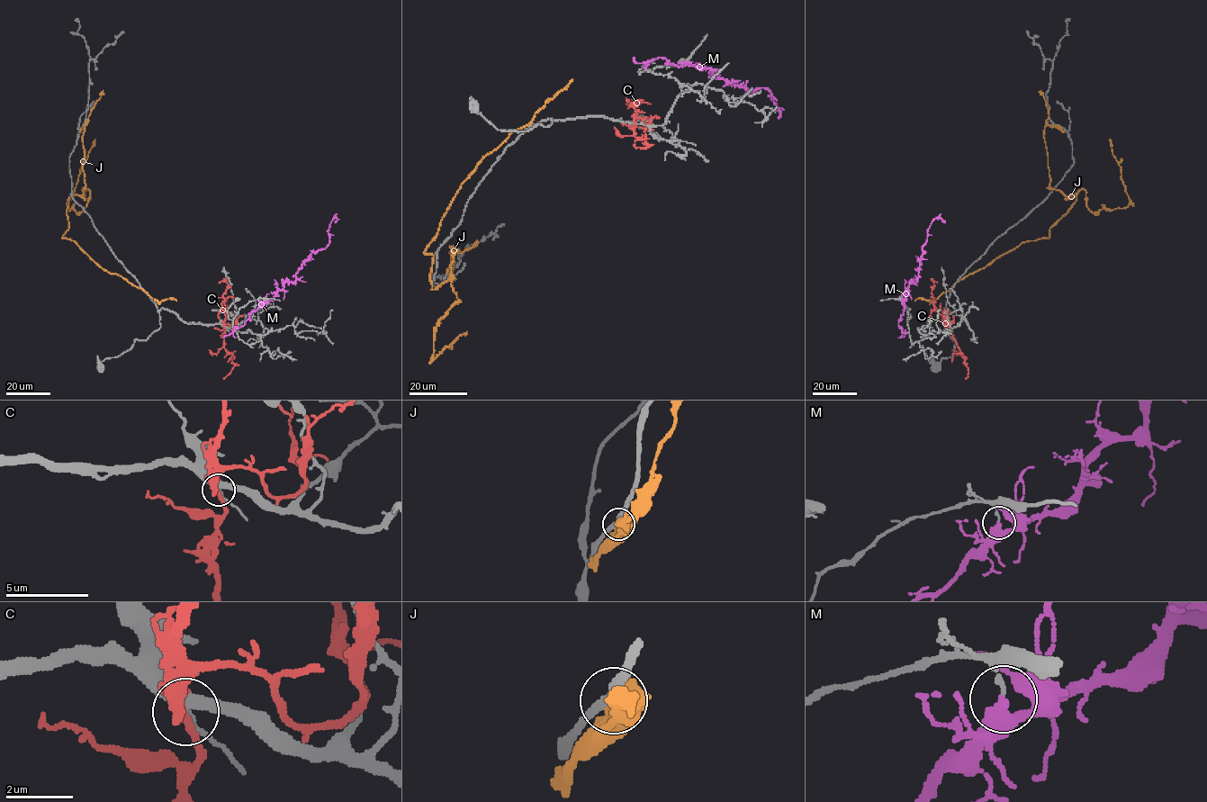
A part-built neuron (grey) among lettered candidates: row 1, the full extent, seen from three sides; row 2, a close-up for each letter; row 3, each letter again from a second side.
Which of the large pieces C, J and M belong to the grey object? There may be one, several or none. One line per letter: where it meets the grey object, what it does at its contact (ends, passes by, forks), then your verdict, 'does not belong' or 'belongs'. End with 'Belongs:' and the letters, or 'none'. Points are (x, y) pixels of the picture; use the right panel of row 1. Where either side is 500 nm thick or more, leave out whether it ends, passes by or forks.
C: (949, 327) | it passes by | does not belong
J: (1058, 126) | it passes by | does not belong
M: (902, 301) | it passes by | does not belong
Belongs: none

